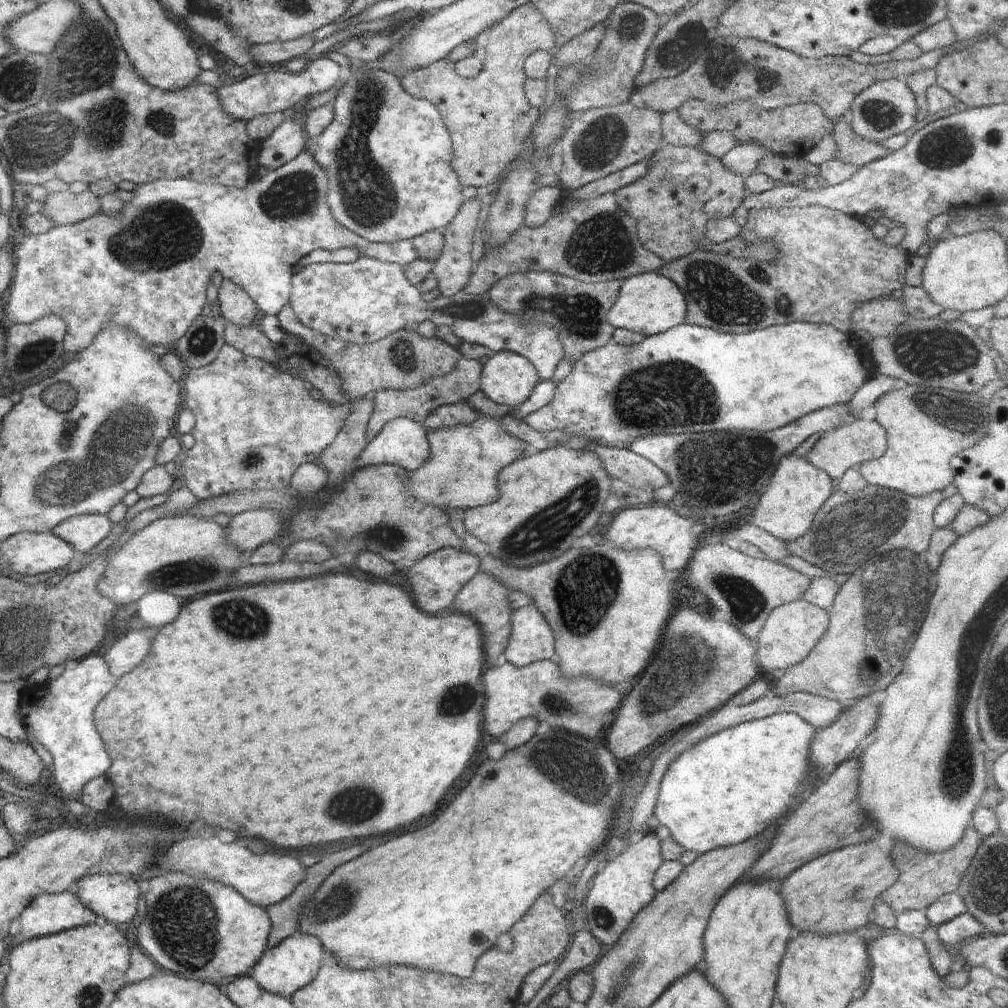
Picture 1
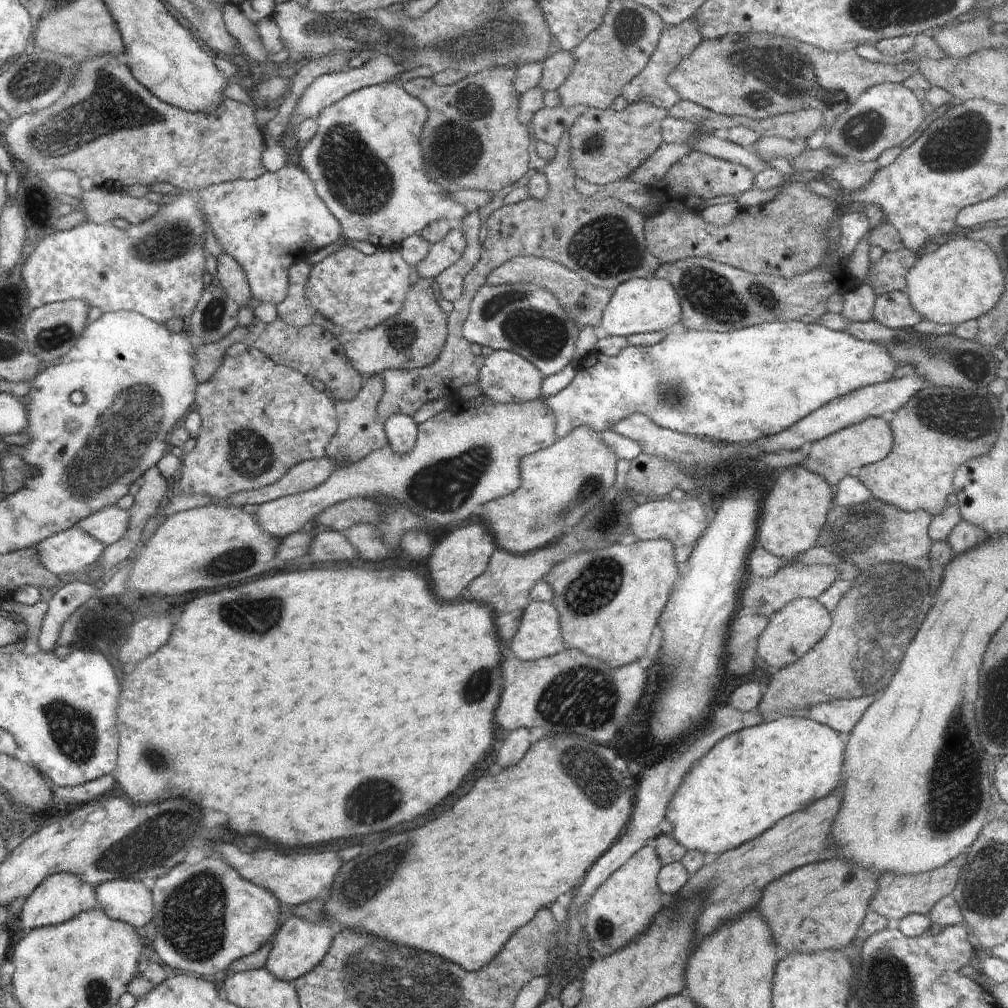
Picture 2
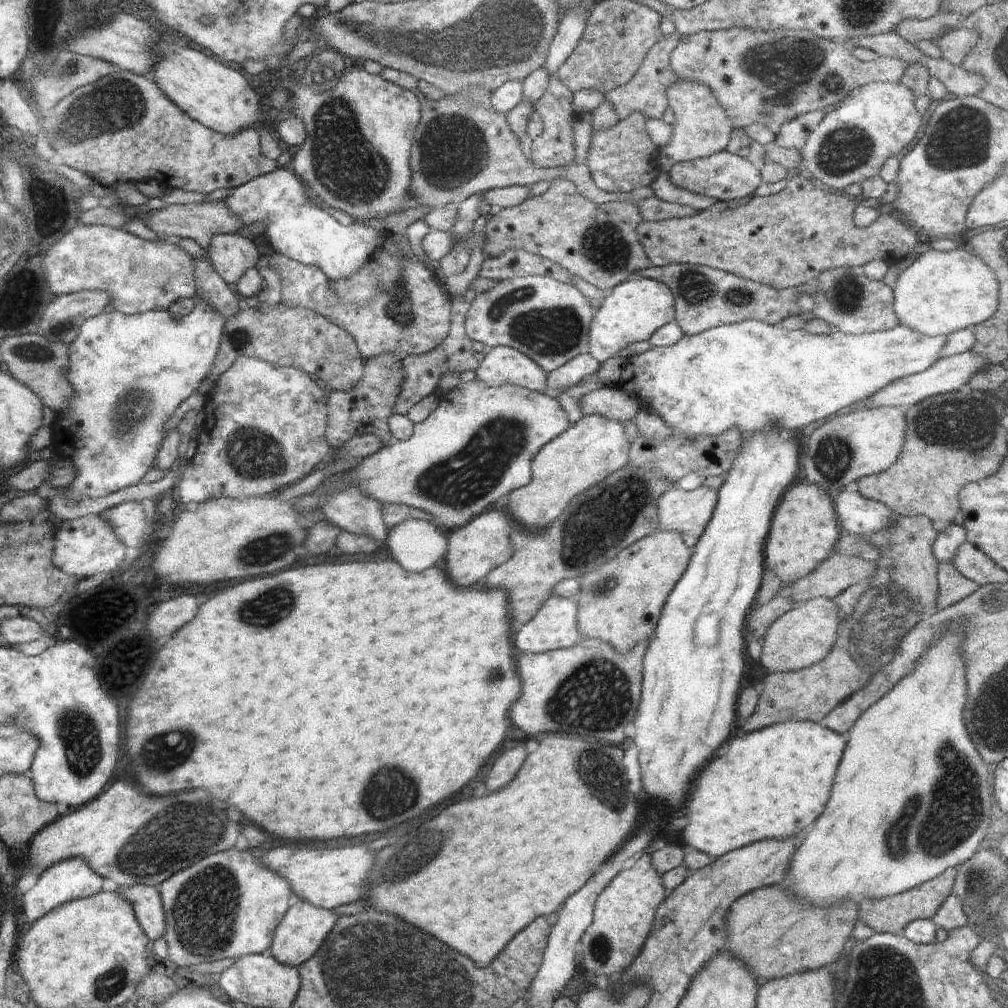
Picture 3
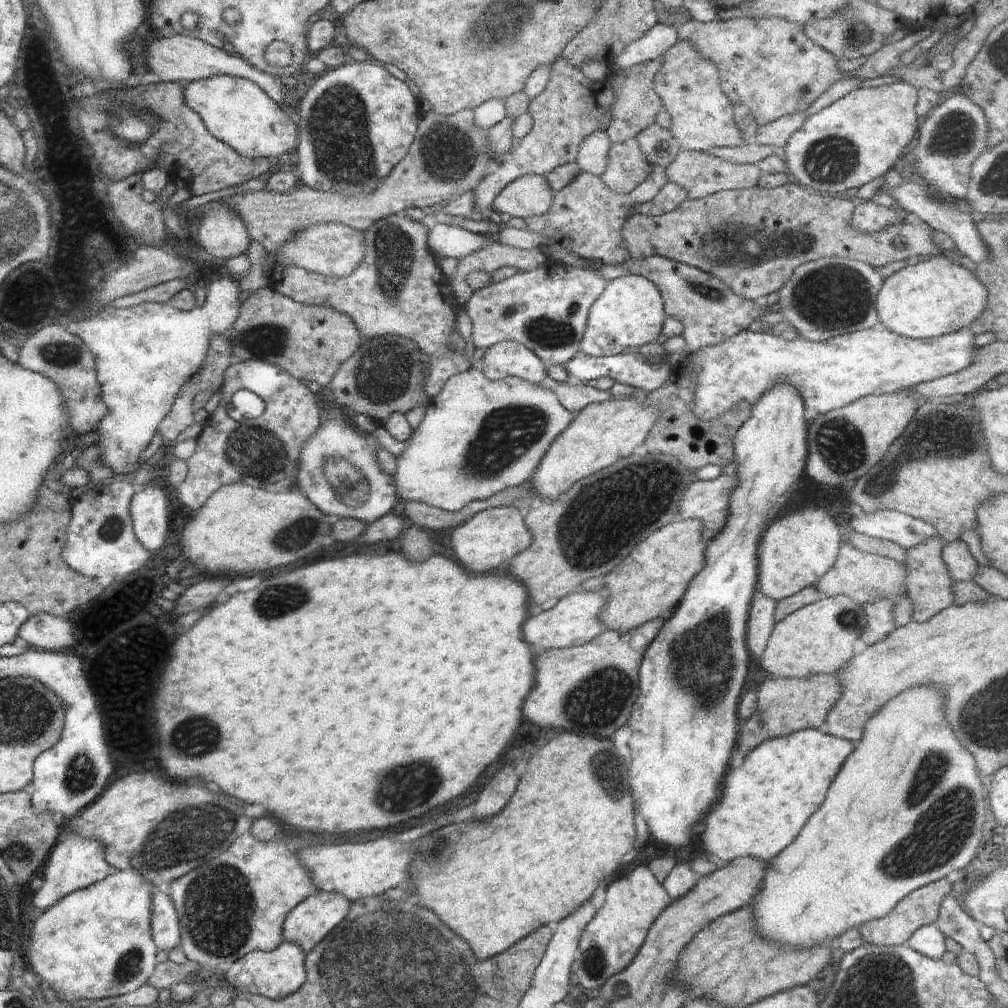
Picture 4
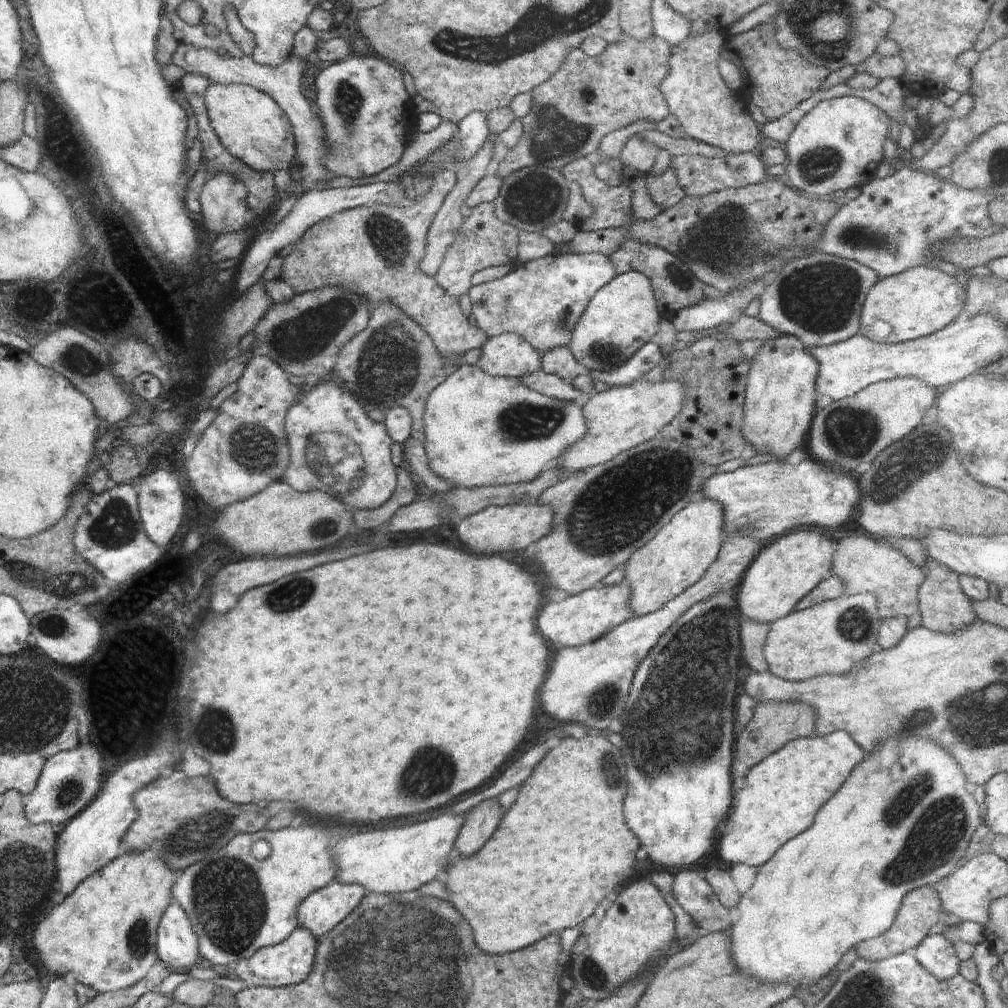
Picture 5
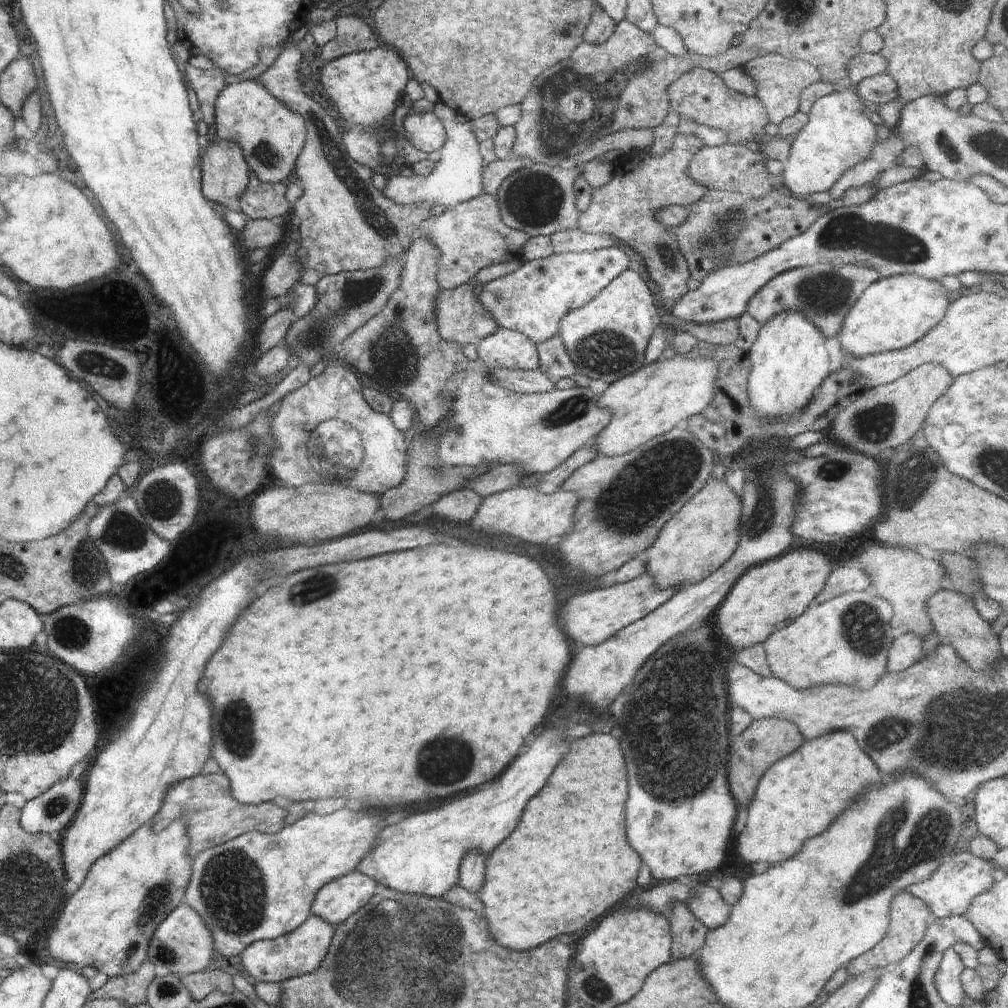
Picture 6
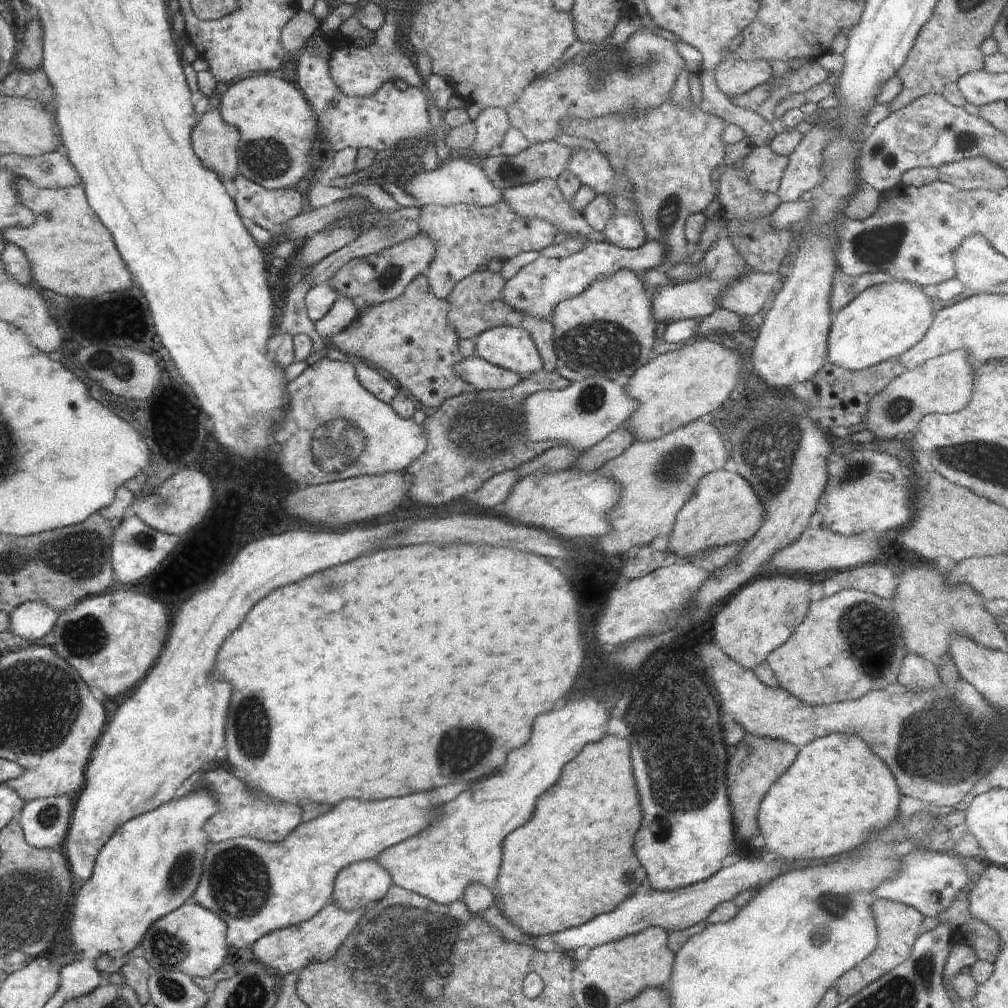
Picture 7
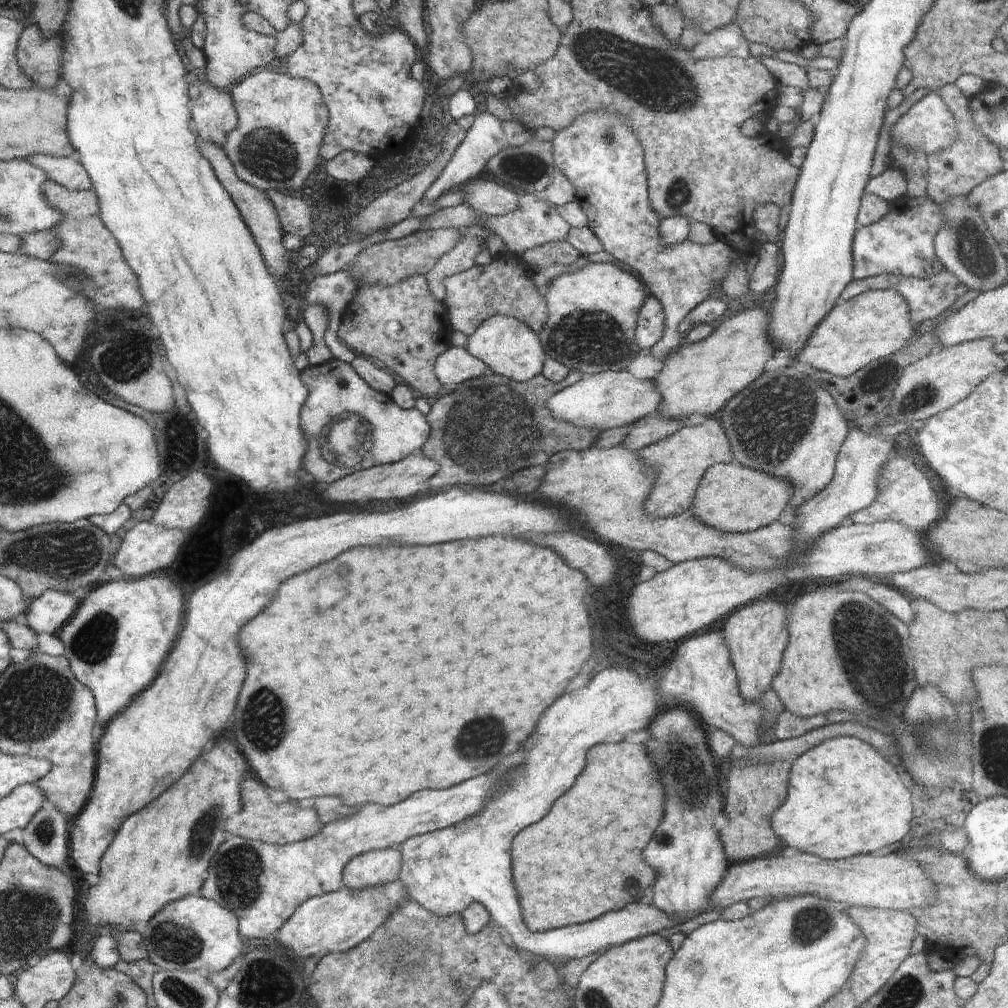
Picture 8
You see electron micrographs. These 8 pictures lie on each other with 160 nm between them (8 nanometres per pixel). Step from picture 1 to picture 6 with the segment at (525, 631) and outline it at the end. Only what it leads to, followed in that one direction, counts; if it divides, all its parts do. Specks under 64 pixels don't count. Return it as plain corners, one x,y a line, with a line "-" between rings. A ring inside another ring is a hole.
644,571
640,576
625,583
616,583
606,589
594,589
570,598
560,610
560,626
578,646
592,646
608,640
625,626
644,618
666,602
678,589
660,591
651,574

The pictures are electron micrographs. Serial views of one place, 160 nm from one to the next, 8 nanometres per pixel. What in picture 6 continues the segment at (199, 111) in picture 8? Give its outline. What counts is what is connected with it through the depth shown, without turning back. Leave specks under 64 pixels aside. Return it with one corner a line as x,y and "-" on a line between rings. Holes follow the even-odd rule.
215,138
212,144
204,144
202,156
202,174
204,175
204,196
217,202
226,209
228,200
240,200
249,186
250,170
241,148
233,141

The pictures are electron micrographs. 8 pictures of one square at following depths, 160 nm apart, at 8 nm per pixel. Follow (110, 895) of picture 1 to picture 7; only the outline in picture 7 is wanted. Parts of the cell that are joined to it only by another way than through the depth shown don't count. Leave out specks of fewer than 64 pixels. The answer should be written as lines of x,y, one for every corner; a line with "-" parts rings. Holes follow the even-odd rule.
190,900
180,908
168,913
165,917
154,922
152,928
148,930
142,939
138,954
143,956
154,971
178,971
194,977
209,977
216,972
222,964
222,960
226,958
228,952
227,924
211,910
200,906
194,900

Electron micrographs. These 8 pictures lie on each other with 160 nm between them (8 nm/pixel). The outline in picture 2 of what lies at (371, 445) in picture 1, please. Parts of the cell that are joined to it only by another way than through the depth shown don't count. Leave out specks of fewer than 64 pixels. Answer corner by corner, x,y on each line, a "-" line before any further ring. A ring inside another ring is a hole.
390,415
384,422
385,435
391,448
400,455
409,453
417,439
417,423
411,416

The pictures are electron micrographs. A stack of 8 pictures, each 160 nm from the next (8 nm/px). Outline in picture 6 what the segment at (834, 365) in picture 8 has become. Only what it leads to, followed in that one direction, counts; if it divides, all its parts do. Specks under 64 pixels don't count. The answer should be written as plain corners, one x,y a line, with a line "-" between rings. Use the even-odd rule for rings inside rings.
901,274
878,279
870,285
848,311
838,331
837,339
846,355
866,355
900,350
920,340
944,318
949,290
939,281
928,280
917,274

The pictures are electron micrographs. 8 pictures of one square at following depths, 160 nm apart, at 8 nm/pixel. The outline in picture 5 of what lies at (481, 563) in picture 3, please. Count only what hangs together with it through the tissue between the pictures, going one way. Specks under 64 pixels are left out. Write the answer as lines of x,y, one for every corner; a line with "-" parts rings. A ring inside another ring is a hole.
550,504
535,505
491,505
457,521
458,538
476,555
504,554
517,550
530,550
533,545
550,533
554,510

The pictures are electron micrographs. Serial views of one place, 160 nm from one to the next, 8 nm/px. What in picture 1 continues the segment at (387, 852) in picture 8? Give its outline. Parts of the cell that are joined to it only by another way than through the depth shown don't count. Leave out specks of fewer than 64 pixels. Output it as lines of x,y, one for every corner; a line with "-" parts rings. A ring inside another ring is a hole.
292,934
275,947
266,949
264,956
249,974
264,990
289,999
298,989
304,989
306,985
316,980
324,961
324,953
324,946
318,937

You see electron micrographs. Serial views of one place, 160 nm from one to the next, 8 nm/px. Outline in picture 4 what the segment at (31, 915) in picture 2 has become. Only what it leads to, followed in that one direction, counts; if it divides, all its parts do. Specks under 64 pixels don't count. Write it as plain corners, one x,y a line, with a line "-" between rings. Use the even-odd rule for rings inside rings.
74,830
65,831
64,838
54,847
49,864
43,871
43,878
36,883
38,890
32,893
32,902
38,910
46,910
70,893
104,880
112,870
105,858
105,846
101,842
84,838

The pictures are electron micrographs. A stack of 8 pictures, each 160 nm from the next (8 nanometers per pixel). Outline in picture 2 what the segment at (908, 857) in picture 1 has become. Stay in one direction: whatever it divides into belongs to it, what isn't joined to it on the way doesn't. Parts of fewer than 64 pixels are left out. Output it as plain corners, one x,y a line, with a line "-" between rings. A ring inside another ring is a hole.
966,852
954,857
944,866
928,872
913,875
899,875
890,872
876,874
877,891
871,898
870,910
885,916
892,921
892,924
909,914
927,915
941,898
953,894
960,876
960,870
965,863
965,856

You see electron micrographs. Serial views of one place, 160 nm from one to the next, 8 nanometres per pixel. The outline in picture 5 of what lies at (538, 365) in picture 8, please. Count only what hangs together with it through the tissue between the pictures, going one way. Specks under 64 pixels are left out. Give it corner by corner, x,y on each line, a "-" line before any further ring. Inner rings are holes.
514,333
488,337
476,365
492,376
522,378
541,370
539,353

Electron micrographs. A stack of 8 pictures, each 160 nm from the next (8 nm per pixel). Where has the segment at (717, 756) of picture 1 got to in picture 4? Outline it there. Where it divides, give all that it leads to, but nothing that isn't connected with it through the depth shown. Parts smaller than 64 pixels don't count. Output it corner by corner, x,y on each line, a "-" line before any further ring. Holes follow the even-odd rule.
813,728
800,729
786,736
761,742
743,758
739,767
728,770
723,780
721,797
712,806
710,818
706,811
706,818
702,820
704,826
700,833
700,842
708,857
722,864
732,862
738,857
752,857
763,861
774,858
798,836
807,818
824,802
829,786
852,750
854,746
847,739
829,735
824,729

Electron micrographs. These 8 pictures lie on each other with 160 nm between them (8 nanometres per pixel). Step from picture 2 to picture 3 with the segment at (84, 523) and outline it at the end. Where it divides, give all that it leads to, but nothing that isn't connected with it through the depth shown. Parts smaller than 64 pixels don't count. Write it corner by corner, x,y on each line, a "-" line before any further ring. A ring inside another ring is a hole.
129,501
103,511
116,531
117,538
126,546
140,546
144,538
144,510
140,502

